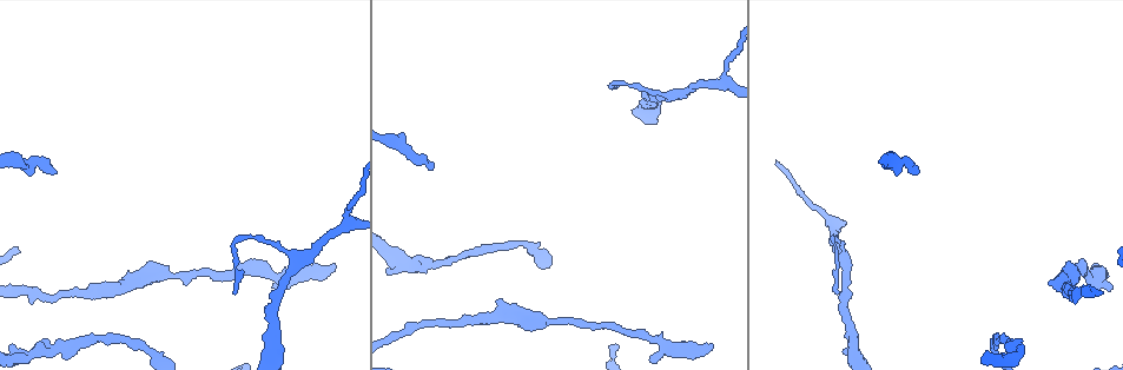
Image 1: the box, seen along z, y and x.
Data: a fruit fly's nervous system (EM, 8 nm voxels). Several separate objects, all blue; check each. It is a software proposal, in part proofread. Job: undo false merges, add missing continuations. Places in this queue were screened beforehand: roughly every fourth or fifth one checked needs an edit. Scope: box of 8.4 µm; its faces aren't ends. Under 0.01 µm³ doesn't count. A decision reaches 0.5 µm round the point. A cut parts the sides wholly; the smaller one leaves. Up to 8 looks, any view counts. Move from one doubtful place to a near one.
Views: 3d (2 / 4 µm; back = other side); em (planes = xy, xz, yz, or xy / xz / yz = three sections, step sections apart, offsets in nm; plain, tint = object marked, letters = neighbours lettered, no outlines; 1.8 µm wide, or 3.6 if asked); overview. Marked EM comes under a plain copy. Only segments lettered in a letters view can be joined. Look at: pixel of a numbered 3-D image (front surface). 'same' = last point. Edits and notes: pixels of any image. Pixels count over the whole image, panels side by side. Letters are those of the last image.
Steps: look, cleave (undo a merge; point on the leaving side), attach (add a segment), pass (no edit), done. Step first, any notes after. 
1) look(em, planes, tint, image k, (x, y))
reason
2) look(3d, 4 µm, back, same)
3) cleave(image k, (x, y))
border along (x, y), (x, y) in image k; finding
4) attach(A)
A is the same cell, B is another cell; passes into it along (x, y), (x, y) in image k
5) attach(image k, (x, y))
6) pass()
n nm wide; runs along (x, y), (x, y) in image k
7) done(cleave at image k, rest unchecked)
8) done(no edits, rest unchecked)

look(3d, 4 µm, image 1, (434, 168))
thin end

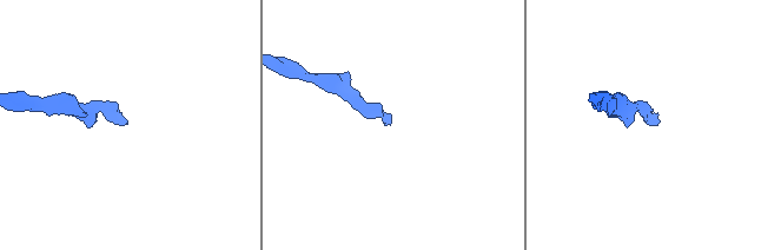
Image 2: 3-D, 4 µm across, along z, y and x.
look(em, planes, letters, image 2, (658, 121))
need the tissue

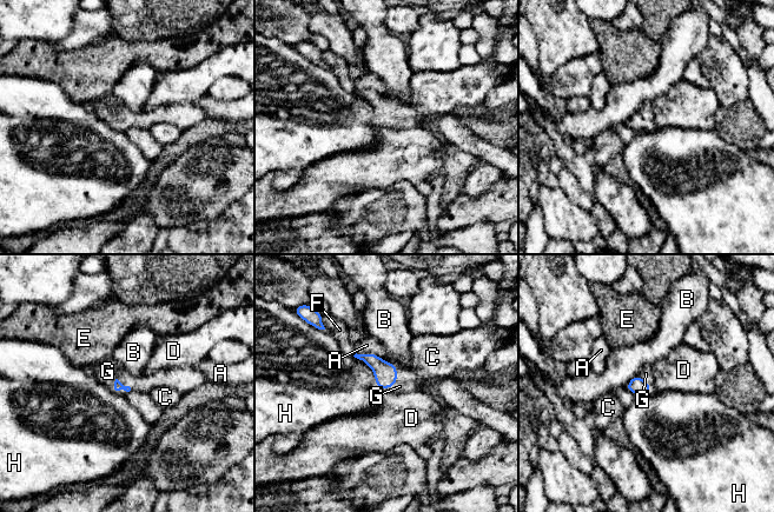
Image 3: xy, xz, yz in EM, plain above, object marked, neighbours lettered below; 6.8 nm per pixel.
attach(G)
G is the same cell, A, B, C, D, E, F and H are other cells; passes into it along (118, 385), (123, 385), (107, 371) in image 3; it goes on there

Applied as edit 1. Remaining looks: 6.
look(overview)

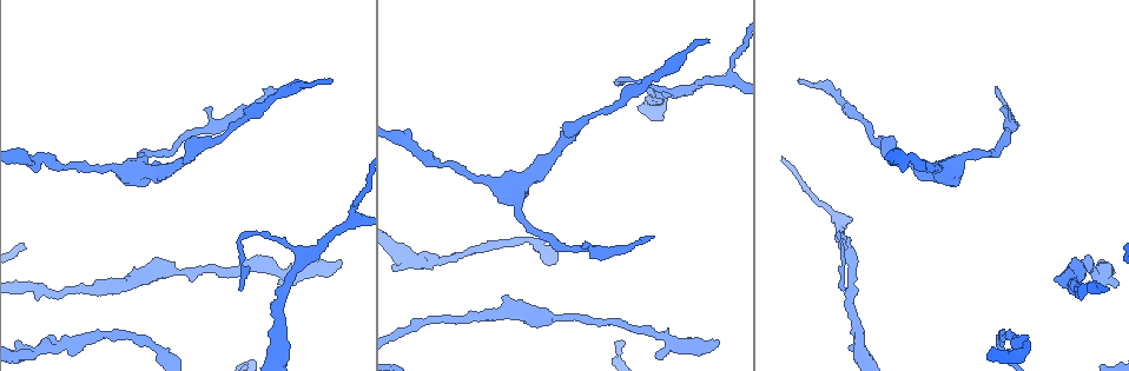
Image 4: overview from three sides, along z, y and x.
look(3d, 4 µm, image 4, (945, 171))
three arms meet

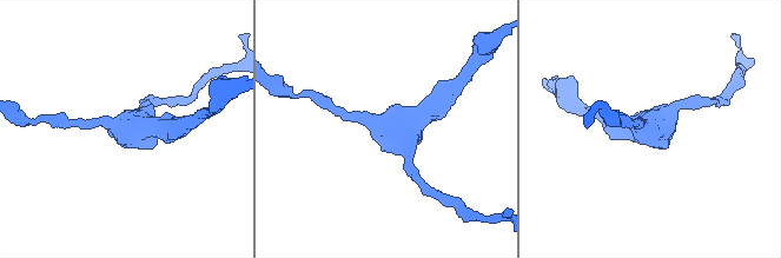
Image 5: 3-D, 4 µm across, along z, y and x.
look(em, 3.6 µm, xz, step 4, tint, image 5, (650, 127))
3 arms; now the EM

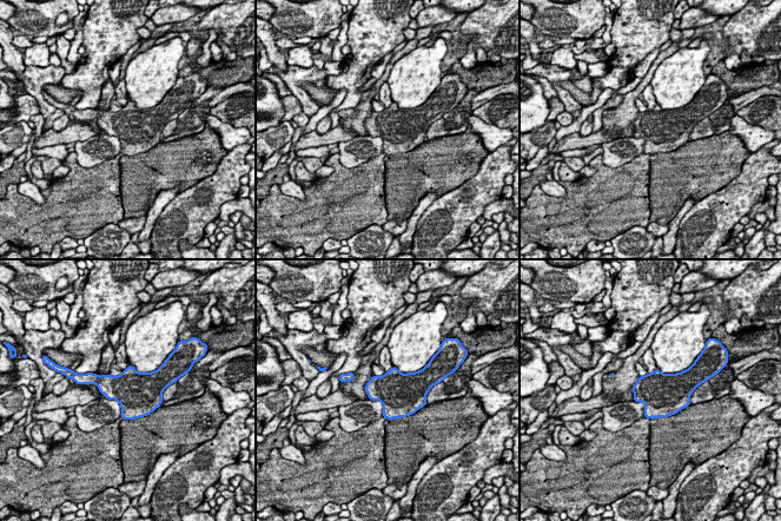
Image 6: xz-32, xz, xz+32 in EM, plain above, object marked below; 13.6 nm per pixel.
look(em, 3.6 µm, planes, letters, same)
cut it another way

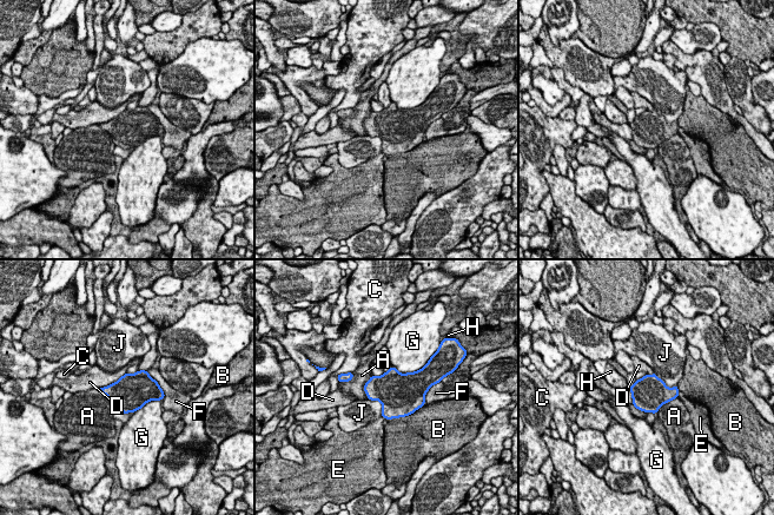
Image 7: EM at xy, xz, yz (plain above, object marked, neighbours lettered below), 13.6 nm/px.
pass()
480 nm wide; B touches over 600 nm; A, B, C, D, E, F, G, H and J are other cells; continuous, no second cell

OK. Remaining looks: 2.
look(em, planes, tint, image 4, (839, 222))

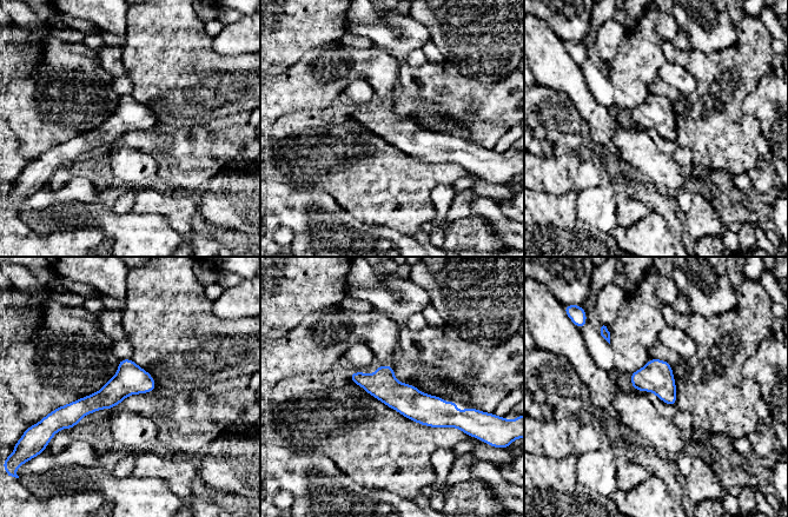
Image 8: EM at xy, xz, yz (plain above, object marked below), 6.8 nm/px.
look(em, planes, letters, same)
what lies round it

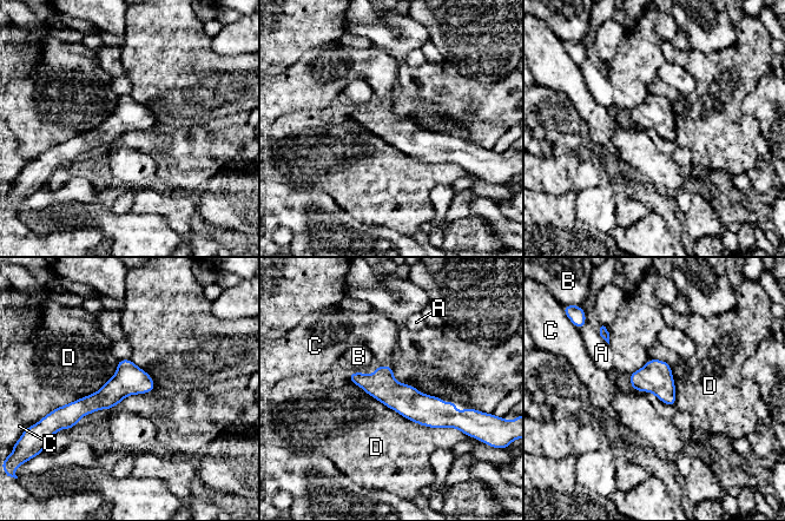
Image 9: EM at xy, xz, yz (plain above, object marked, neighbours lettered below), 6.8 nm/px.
pass()
A, B, C and D are other cells; runs along (353, 375), (416, 407), (456, 416) in image 9; one cell here

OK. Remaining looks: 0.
done(attach at image 3, rest unchecked)

